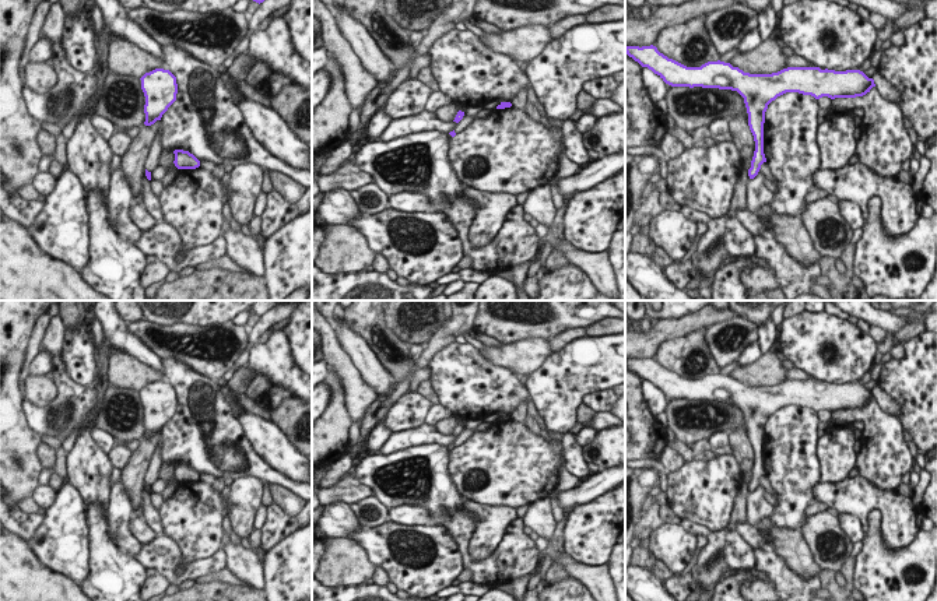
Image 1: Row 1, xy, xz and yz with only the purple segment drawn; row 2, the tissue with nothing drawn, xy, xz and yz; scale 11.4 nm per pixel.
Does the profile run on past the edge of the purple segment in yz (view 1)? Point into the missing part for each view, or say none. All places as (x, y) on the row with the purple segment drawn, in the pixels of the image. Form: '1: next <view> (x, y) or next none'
1: next none

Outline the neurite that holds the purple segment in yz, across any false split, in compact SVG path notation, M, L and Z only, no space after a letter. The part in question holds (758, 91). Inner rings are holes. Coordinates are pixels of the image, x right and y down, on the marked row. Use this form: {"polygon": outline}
{"polygon": "M625 46L625 53L657 74L671 87L702 87L737 91L748 113L748 126L754 136L755 151L748 169L754 179L764 162L764 123L768 105L786 92L811 95L815 99L828 96L863 96L873 87L874 80L860 70L821 70L820 67L787 67L772 74L750 74L724 61L708 61L701 67L687 67L668 59L656 46Z"}

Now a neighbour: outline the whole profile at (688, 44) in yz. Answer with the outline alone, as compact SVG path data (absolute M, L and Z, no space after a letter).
M703 18L663 28L655 41L657 50L687 67L701 67L708 61L717 61L720 55L708 36Z

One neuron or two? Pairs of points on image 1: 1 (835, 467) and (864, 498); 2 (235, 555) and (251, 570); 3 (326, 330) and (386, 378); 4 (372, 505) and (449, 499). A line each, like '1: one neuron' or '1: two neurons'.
1: two neurons
2: one neuron
3: two neurons
4: two neurons

